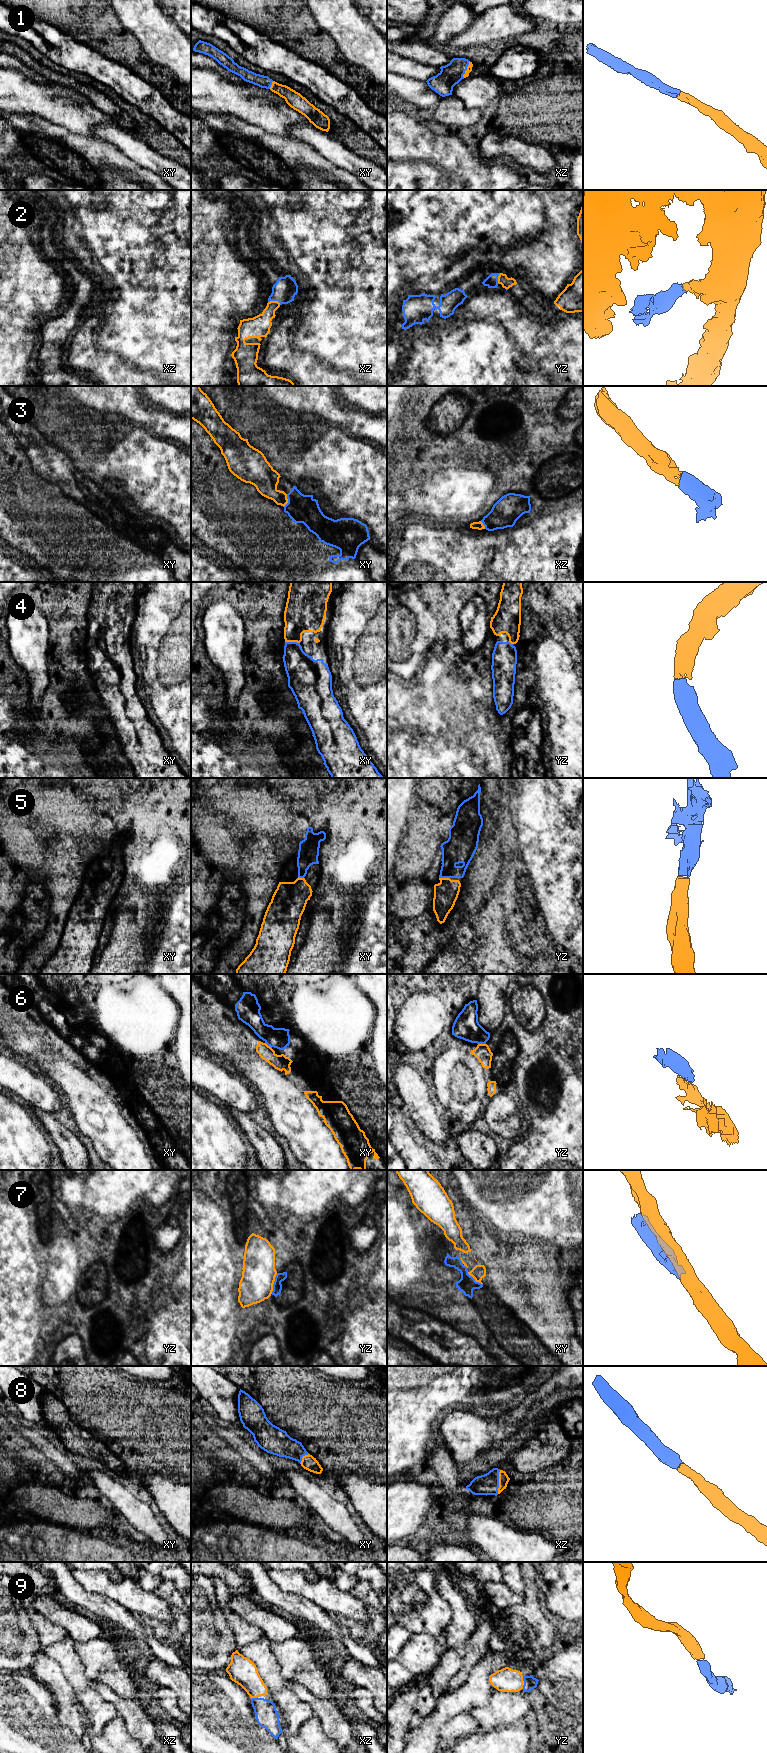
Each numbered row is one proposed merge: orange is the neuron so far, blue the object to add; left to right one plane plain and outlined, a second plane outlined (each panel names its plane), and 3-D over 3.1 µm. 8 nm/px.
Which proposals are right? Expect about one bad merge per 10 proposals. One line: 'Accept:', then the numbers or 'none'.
Accept: 1, 2, 3, 4, 5, 6, 8, 9

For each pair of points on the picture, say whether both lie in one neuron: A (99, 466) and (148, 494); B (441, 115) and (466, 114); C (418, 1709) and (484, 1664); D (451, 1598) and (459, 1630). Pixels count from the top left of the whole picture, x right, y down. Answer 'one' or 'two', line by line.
A: one
B: one
C: two
D: one

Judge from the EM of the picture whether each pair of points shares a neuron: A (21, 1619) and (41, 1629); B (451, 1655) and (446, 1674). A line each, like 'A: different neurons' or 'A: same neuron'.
A: different neurons
B: same neuron

